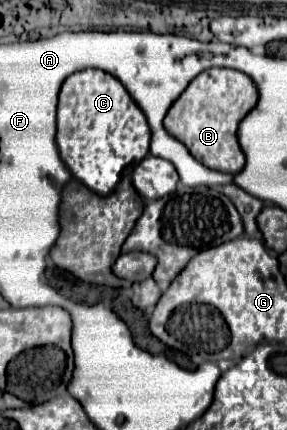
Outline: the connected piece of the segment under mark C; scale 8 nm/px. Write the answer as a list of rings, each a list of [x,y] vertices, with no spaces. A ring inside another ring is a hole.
[[[85,69],[63,81],[57,111],[59,155],[71,175],[91,191],[99,195],[113,193],[123,169],[139,163],[149,153],[149,145],[151,127],[143,111],[113,75],[99,69]]]

